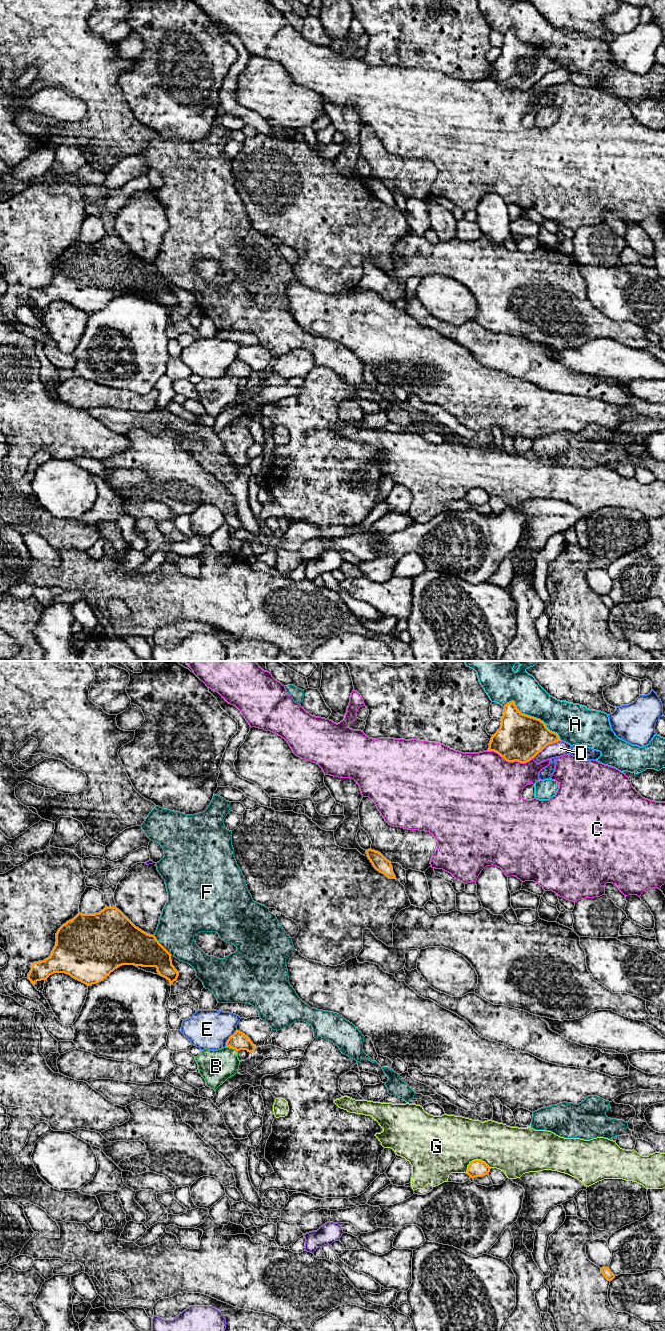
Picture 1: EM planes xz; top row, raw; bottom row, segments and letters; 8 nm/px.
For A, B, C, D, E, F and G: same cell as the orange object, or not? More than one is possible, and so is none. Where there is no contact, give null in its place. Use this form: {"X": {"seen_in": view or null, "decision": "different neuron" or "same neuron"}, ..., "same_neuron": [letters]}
{"A": {"seen_in": "xz", "decision": "different neuron"}, "B": {"seen_in": "xz", "decision": "same neuron"}, "C": {"seen_in": "xz", "decision": "different neuron"}, "D": {"seen_in": "xz", "decision": "different neuron"}, "E": {"seen_in": "xz", "decision": "different neuron"}, "F": {"seen_in": "xz", "decision": "different neuron"}, "G": {"seen_in": "xz", "decision": "different neuron"}, "same_neuron": ["B"]}

